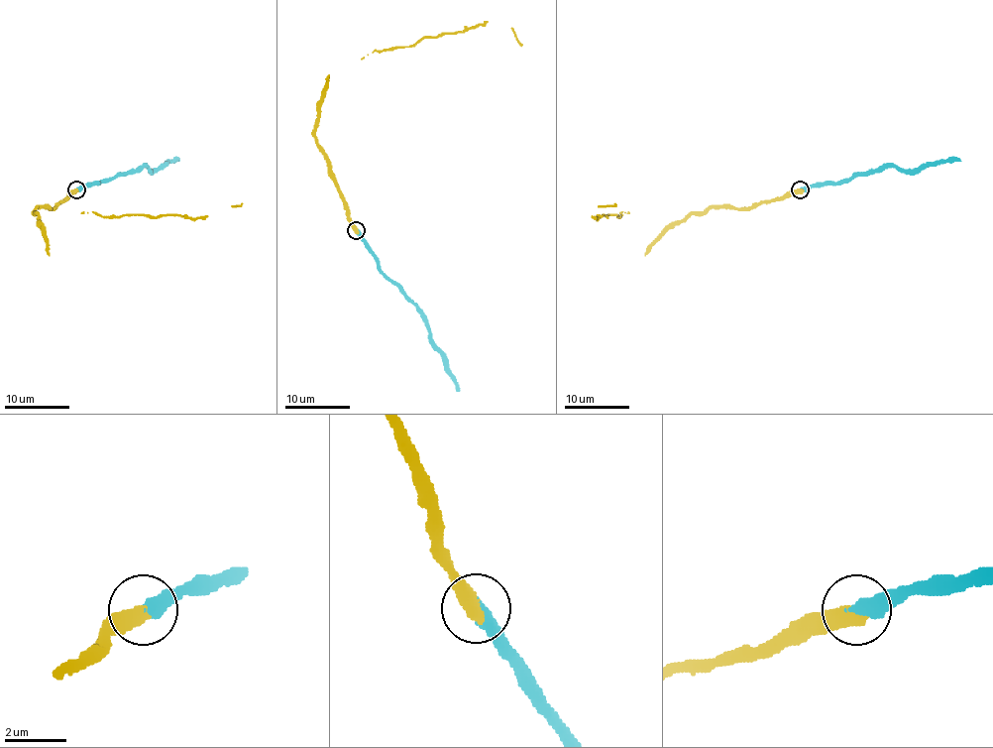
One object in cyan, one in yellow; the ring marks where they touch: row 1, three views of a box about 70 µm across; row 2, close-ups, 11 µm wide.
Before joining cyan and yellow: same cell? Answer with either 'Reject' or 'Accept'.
Reject

